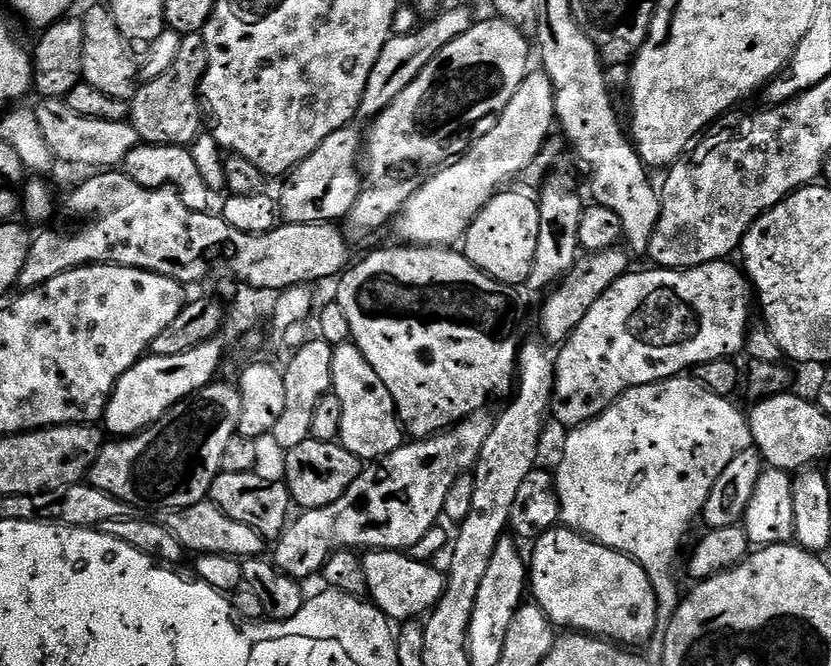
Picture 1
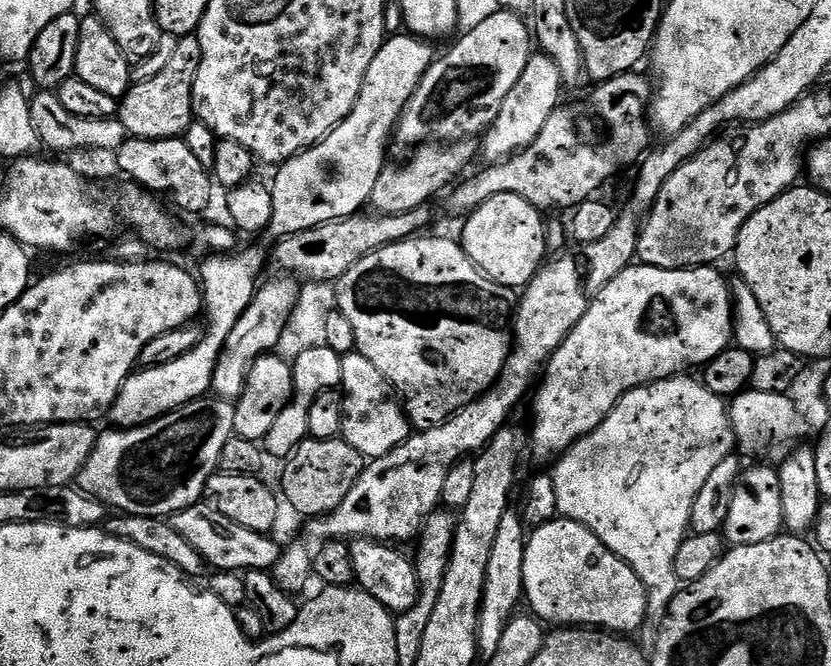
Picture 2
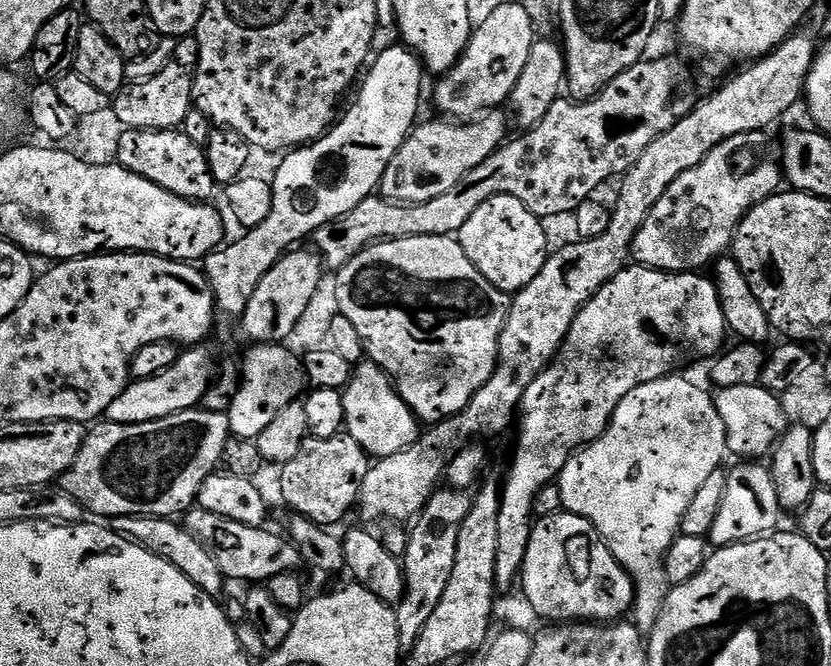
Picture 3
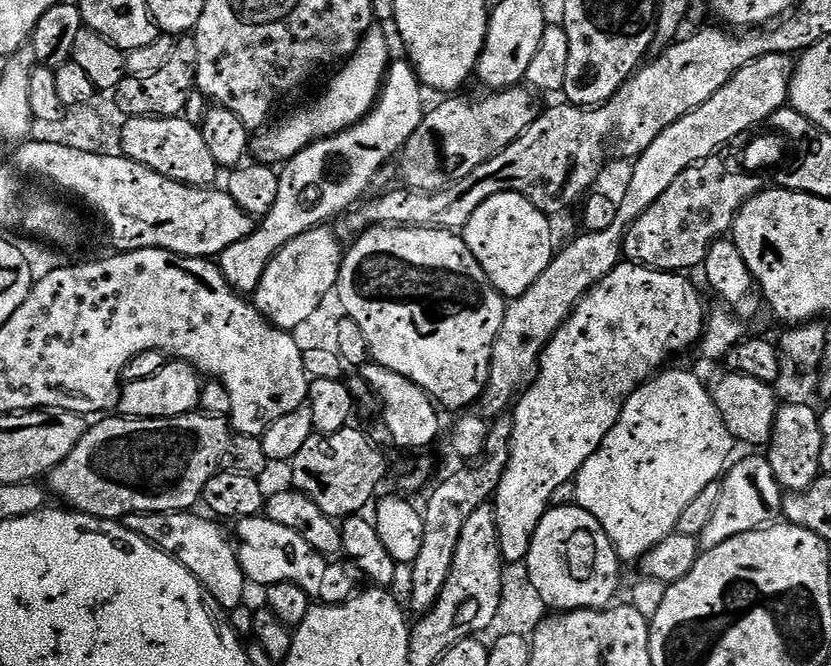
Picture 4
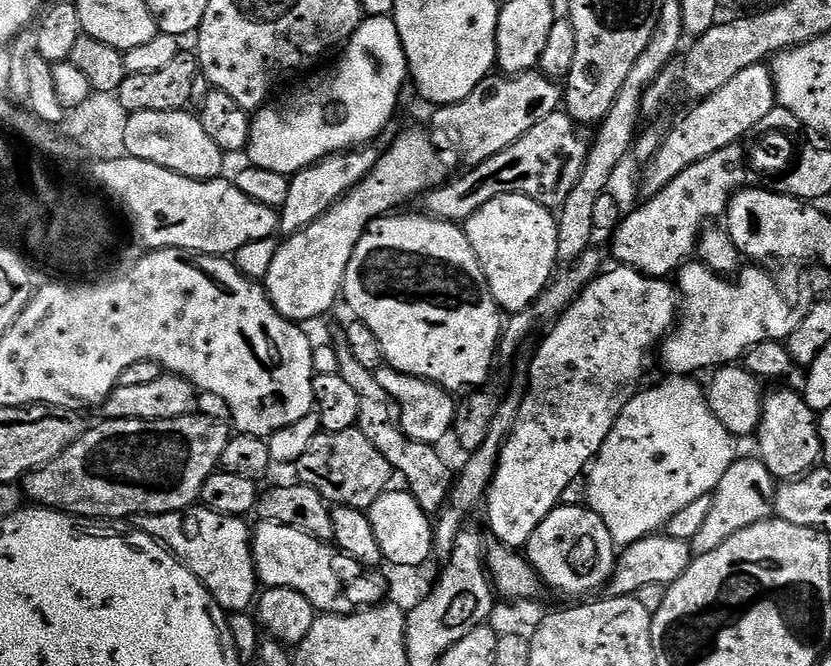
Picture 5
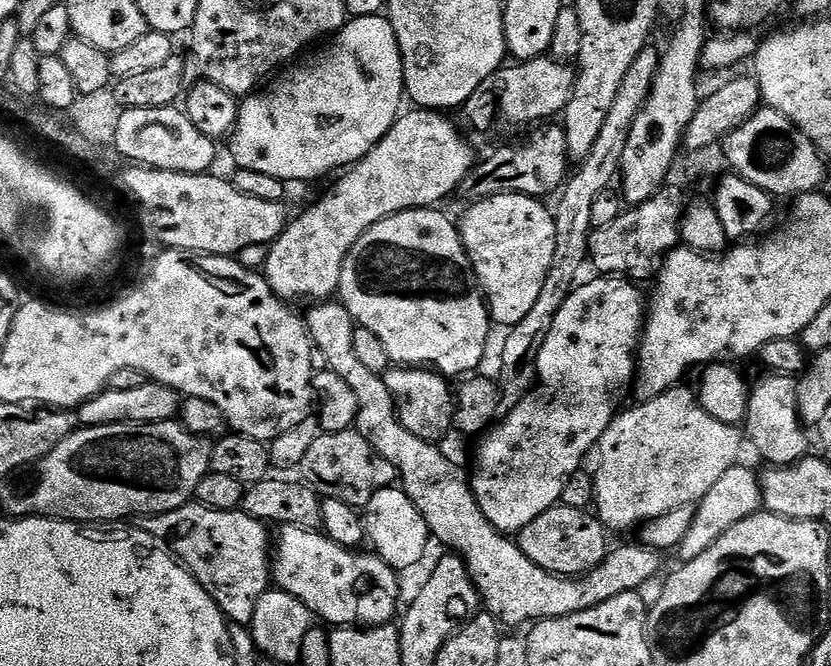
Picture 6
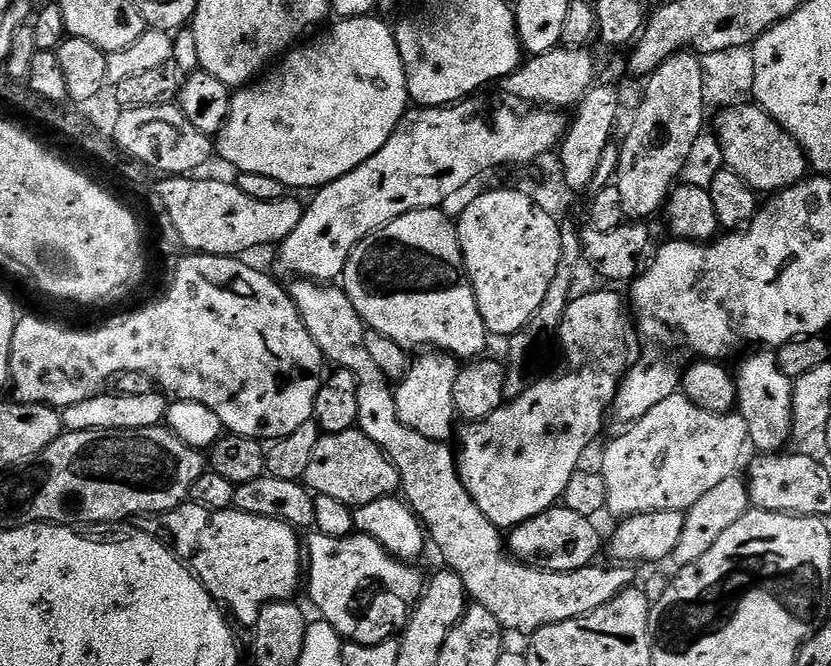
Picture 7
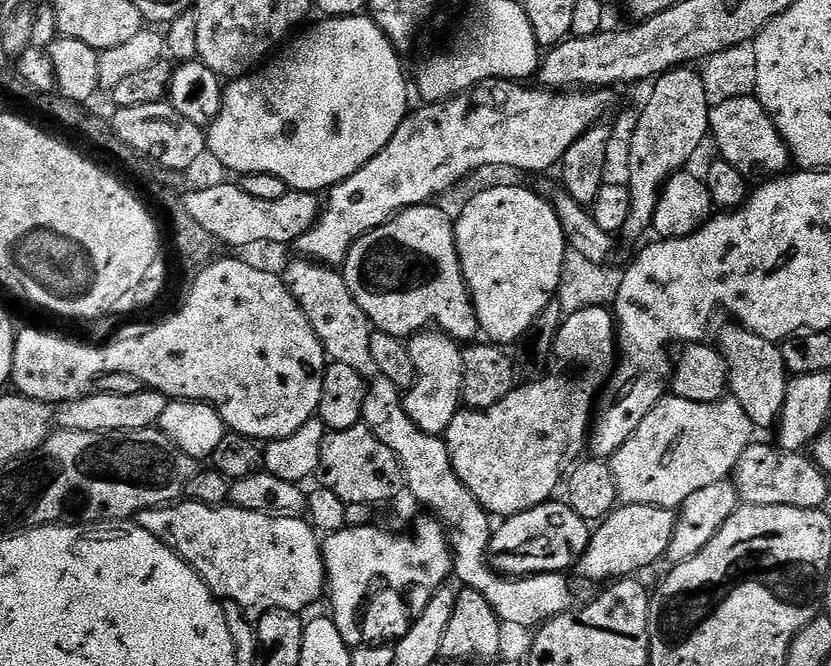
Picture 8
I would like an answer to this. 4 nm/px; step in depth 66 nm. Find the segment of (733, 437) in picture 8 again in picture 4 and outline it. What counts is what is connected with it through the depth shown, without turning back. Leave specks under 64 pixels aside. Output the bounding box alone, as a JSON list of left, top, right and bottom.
[575,371,734,562]

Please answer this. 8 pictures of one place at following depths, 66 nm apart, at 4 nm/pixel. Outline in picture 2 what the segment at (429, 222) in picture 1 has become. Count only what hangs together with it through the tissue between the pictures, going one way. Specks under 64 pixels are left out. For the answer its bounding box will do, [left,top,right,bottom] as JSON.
[482,54,565,162]

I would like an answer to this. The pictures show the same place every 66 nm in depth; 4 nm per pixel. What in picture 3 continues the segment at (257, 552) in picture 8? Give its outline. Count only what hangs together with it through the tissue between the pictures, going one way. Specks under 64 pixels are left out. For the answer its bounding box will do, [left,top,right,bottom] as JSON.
[110,516,226,595]

